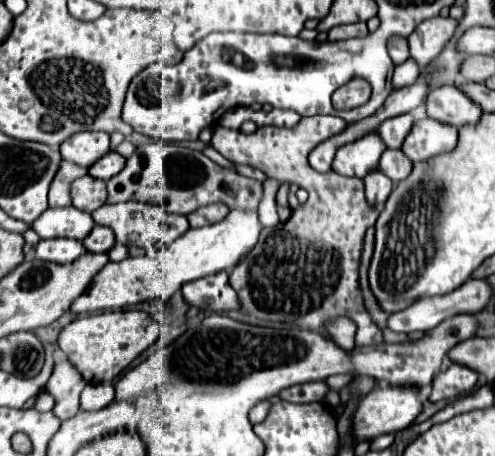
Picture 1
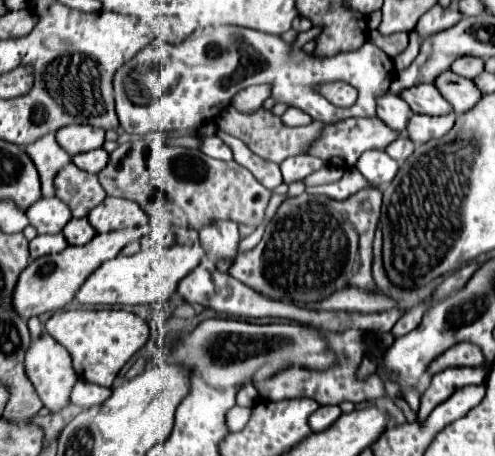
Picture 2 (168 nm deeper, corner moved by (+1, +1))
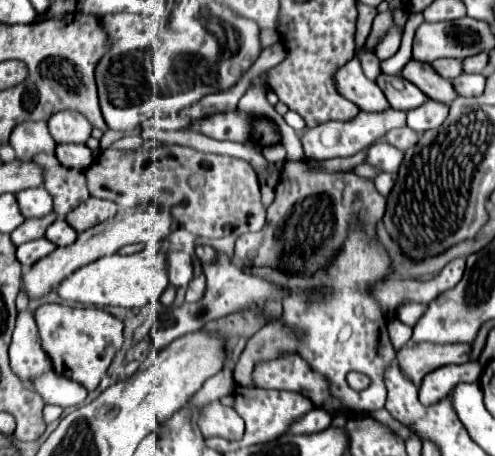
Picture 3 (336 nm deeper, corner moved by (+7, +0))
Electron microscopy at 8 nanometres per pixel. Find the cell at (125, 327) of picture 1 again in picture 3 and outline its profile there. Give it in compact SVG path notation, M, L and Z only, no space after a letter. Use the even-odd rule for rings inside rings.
M42 304L34 312L40 346L52 362L56 374L66 376L86 390L96 390L114 354L124 342L124 326L112 314L98 308L70 308L62 304Z

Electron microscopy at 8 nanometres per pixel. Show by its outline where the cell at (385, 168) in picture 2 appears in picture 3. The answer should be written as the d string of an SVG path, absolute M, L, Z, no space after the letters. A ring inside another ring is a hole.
M376 142L368 152L368 164L380 166L384 172L396 172L400 168L400 160L404 160L404 152L392 148L388 142Z

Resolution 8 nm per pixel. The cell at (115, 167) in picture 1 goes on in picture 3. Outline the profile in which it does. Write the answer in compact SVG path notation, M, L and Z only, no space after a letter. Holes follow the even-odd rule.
M58 144L54 154L68 168L88 168L92 164L92 150L84 144Z

